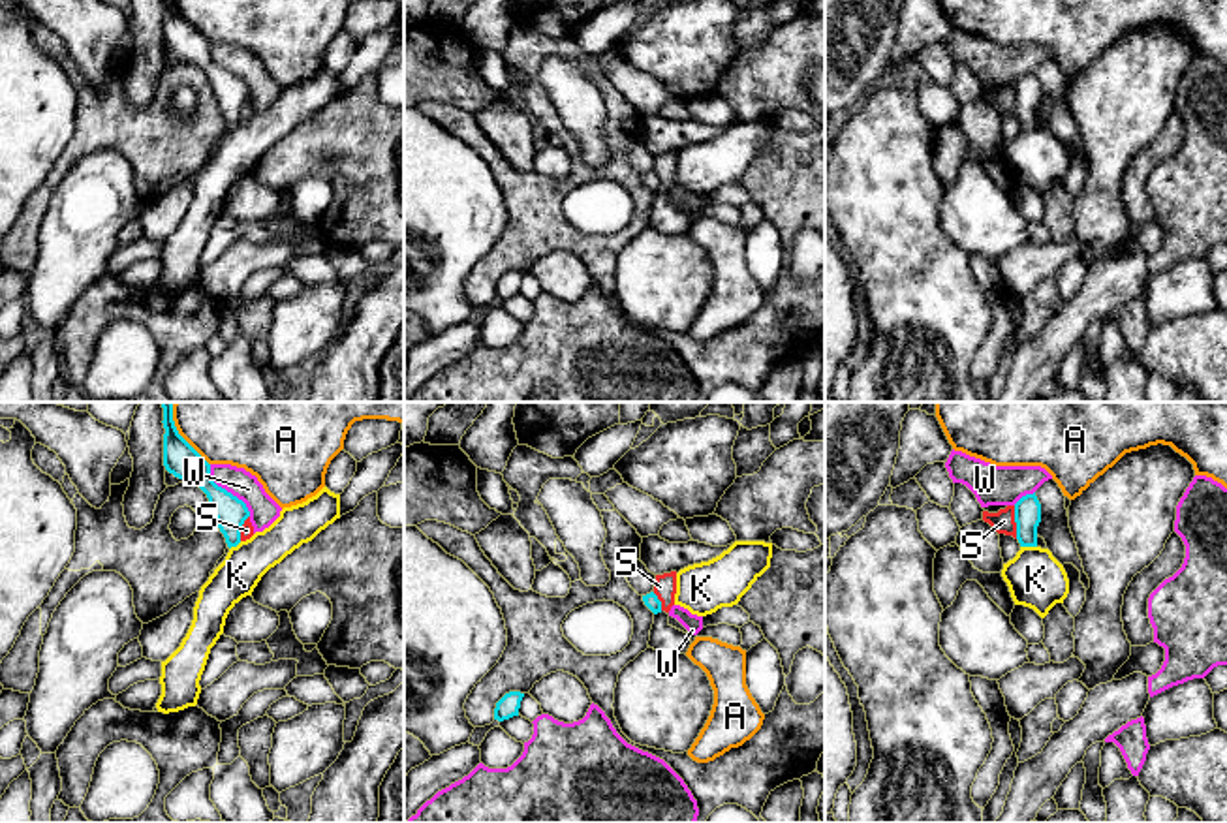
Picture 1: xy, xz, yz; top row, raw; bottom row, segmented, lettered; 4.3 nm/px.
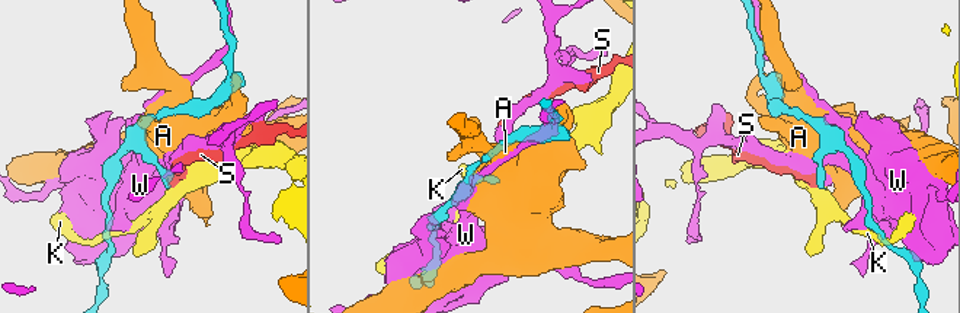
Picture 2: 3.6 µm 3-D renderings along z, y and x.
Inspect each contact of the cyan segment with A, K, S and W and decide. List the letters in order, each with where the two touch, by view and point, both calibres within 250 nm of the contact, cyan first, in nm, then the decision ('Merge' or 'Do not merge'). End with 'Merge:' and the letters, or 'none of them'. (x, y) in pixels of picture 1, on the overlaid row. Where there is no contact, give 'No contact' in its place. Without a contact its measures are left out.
A: Touches cyan at xy (179, 434). Thickness 150 nm (cyan) against 480 nm. Do not merge
K: Touches cyan at yz (1028, 545). Thickness 110 nm (cyan) against 240 nm. Do not merge
S: Touches cyan at yz (1015, 521). Thickness 110 nm (cyan) against 100 nm. Do not merge
W: Touches cyan at xy (226, 491). Thickness 150 nm (cyan) against 120 nm. Do not merge
Merge: none of them

